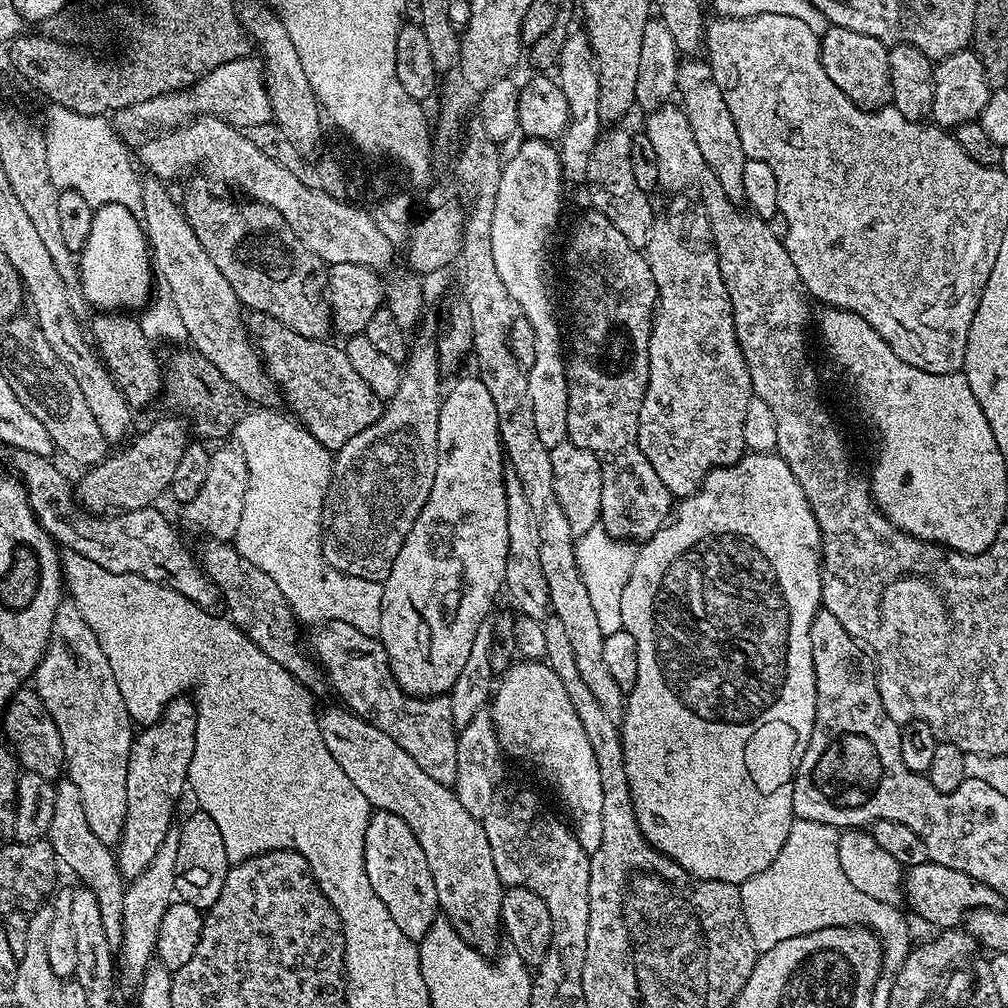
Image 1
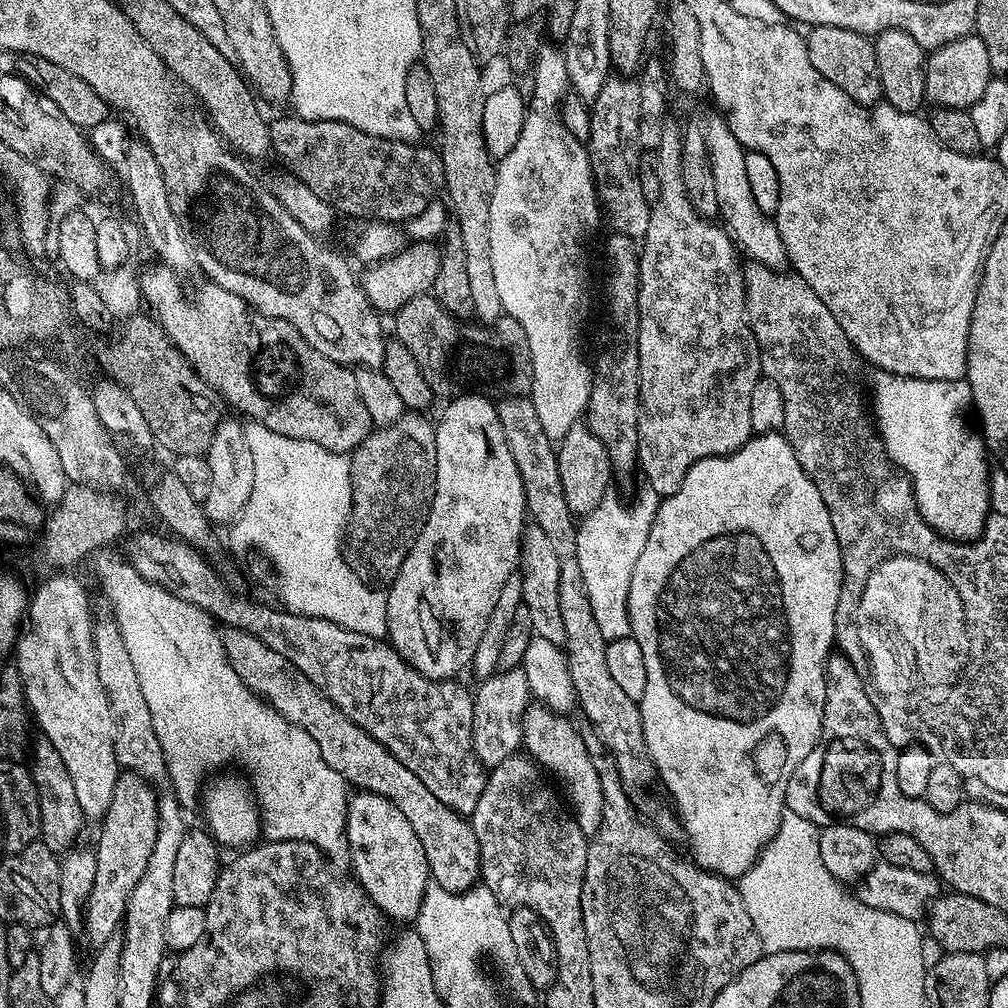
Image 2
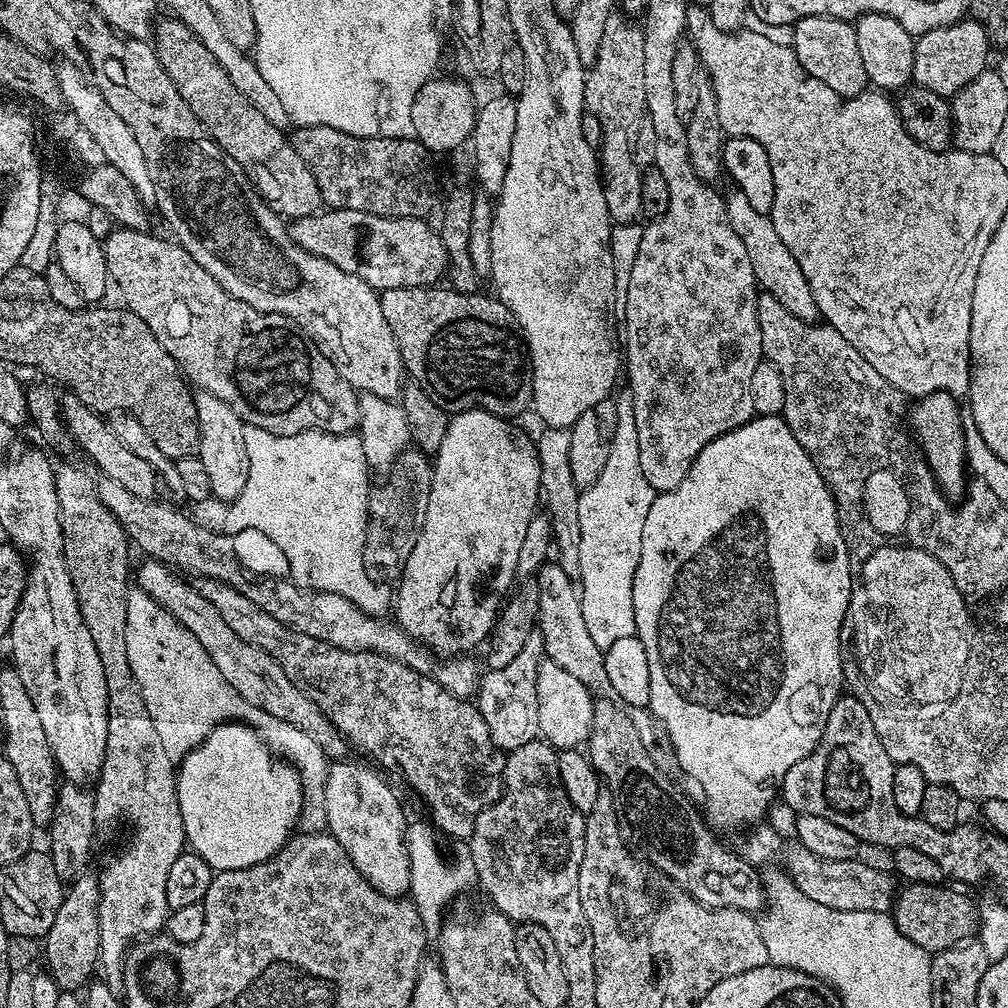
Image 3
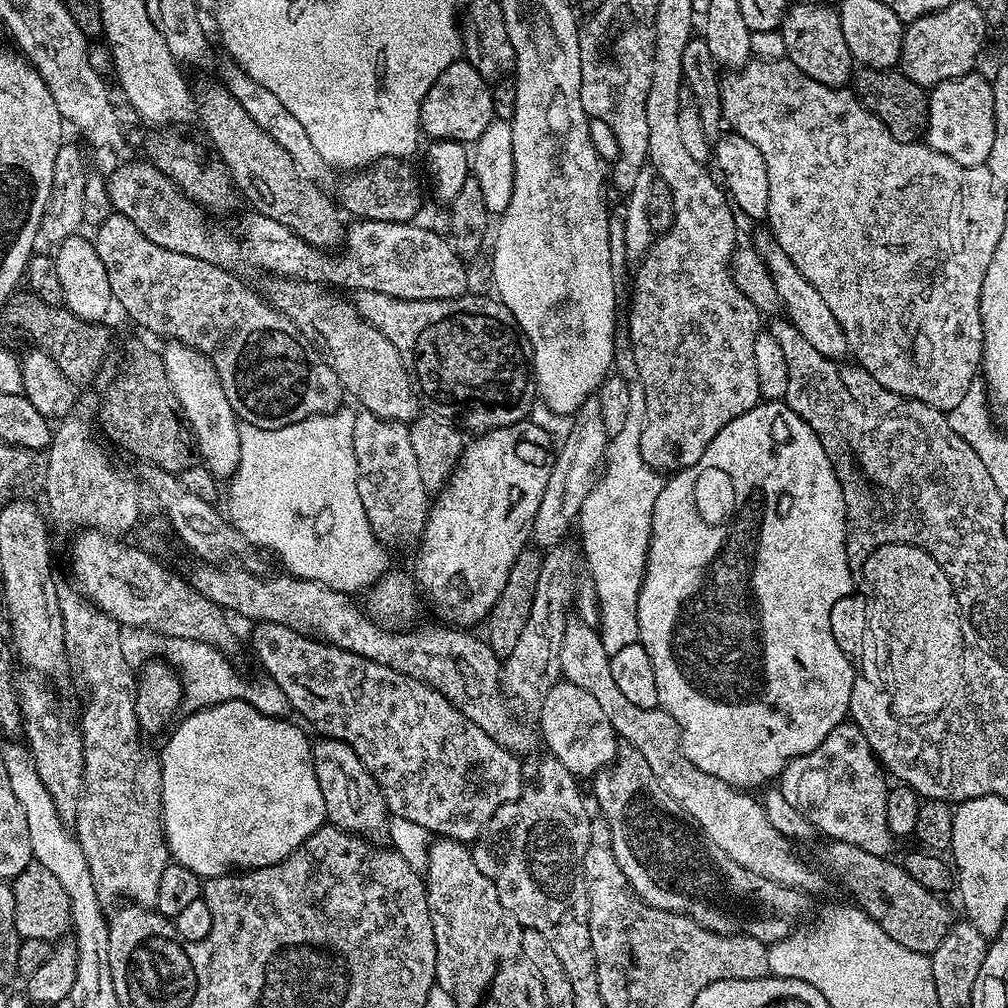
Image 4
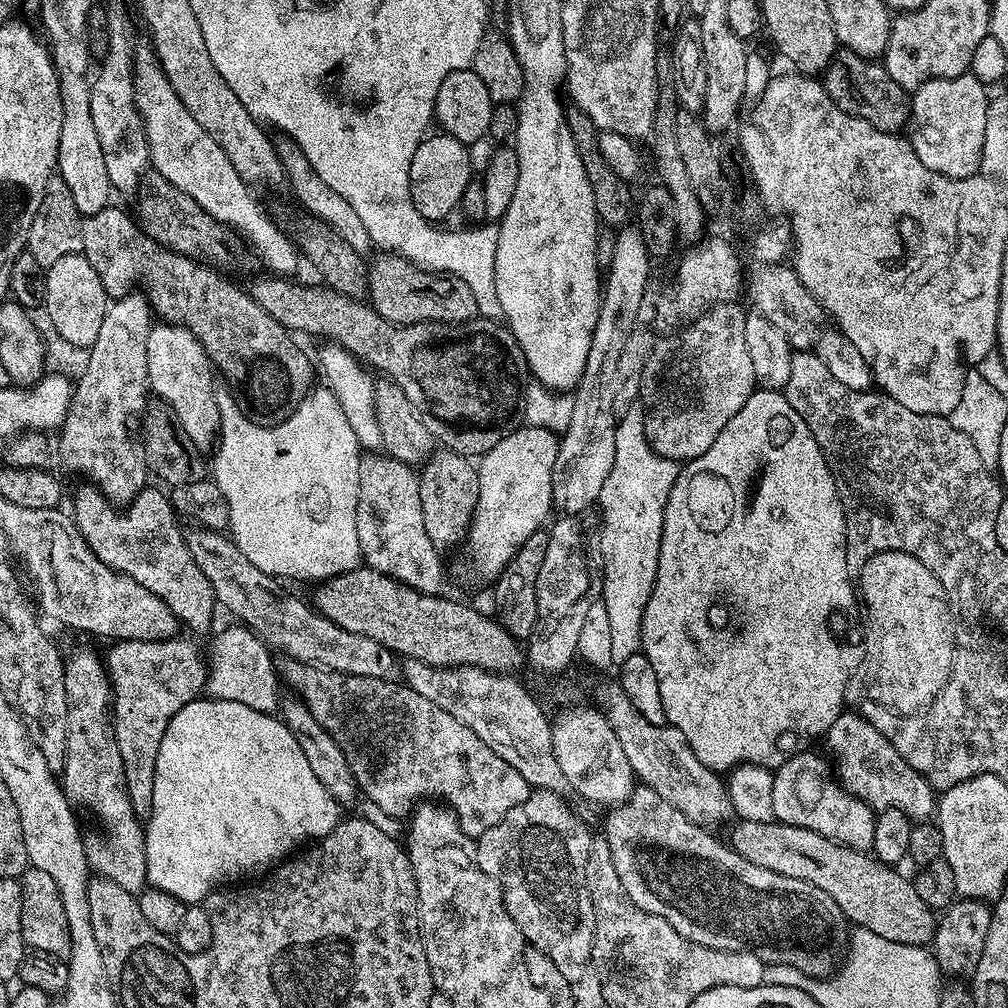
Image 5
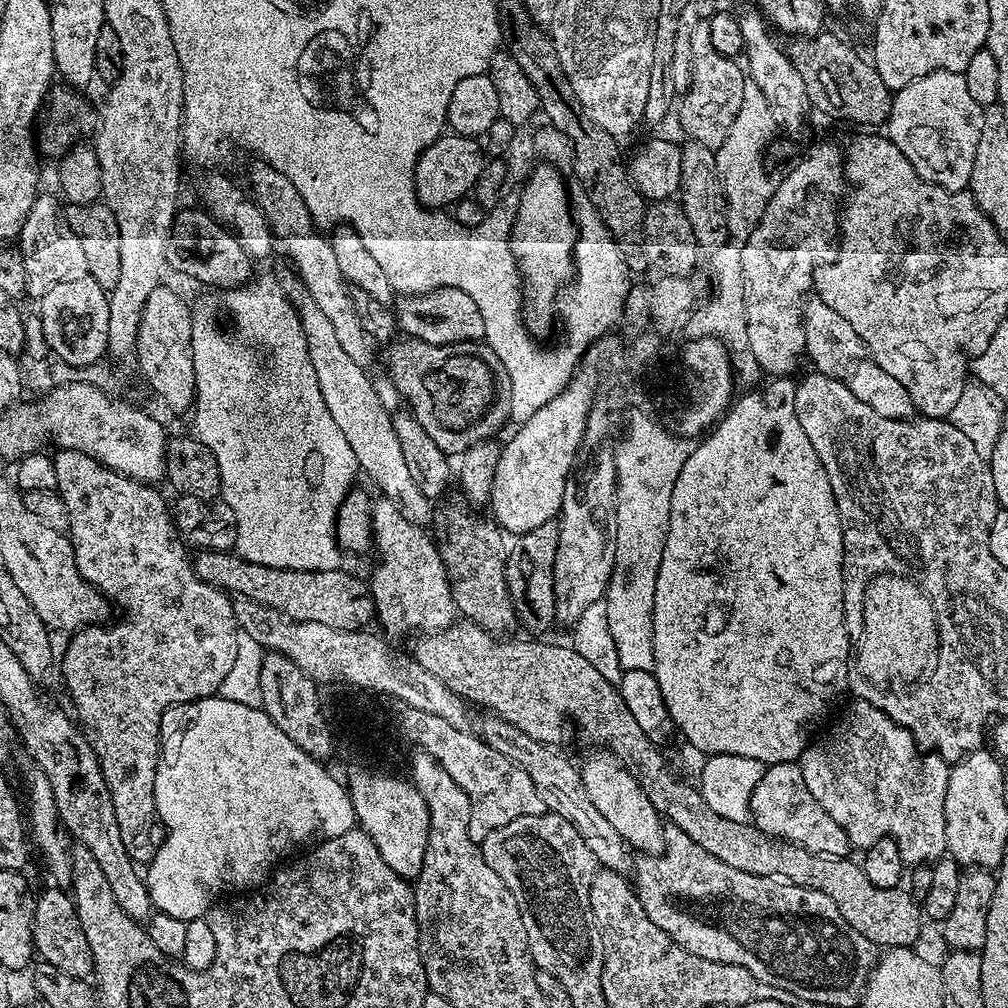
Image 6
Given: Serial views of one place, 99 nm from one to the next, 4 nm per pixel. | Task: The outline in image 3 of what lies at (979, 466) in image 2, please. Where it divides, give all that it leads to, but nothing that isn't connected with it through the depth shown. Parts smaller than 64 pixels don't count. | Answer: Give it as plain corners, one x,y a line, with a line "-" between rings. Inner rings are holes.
935,392
929,396
919,397
911,405
912,428
914,440
920,443
919,451
923,453
928,462
928,469
936,477
941,492
948,497
949,501
956,502
966,492
966,459
964,457
964,426
962,423
962,408
958,405
957,397
948,392

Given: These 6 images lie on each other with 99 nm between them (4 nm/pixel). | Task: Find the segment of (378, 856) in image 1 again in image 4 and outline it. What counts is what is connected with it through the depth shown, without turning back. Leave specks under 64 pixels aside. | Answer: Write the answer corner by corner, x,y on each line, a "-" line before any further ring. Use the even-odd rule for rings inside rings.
331,738
317,739
312,745
312,761
318,786
322,786
322,802
326,802
327,823
365,838
385,831
390,813
382,790
349,744

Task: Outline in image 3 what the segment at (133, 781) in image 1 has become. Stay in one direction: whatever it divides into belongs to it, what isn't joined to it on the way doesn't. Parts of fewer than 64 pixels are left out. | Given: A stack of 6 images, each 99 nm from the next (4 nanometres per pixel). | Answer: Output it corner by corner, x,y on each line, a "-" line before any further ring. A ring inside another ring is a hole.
81,875
65,891
54,926
50,926
48,935
42,940
42,956
45,961
48,959
46,972
66,992
83,989
100,964
100,882
95,875
88,875

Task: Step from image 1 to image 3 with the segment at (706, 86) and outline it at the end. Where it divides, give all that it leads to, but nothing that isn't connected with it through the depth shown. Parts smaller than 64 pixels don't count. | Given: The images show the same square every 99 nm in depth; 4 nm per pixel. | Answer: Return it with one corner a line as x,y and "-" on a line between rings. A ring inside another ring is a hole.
735,190
727,193
724,205
726,214
730,218
730,226
734,226
734,234
738,234
742,246
746,246
746,254
750,258
750,266
754,266
754,278
757,285
767,295
778,298
794,318
812,322
820,316
818,306
814,302
814,294
810,294
810,282
806,282
806,274
802,274
802,266
794,262
794,254
786,250
782,238
778,238
778,230
774,230
774,222
771,215
763,216
746,202
741,192

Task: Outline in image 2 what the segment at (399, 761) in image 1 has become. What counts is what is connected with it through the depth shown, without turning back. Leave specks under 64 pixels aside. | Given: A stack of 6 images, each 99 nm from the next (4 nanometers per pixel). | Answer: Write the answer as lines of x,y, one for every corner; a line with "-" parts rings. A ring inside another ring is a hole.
225,627
222,632
224,653
238,678
255,696
263,698
268,705
282,718
291,724
298,725
314,742
318,742
318,750
322,750
322,758
326,758
326,766
330,770
338,770
342,778
348,781
353,789
373,792
398,806
406,822
414,826
414,834
418,834
418,842
422,842
422,850
426,850
426,862
431,883
442,886
442,890
465,892
480,880
480,847
471,823
460,816
450,806
438,802
426,786
422,786
422,778
410,774
394,754
382,746
366,730
362,730
346,714
342,714
334,702
326,699
316,689
314,682
291,664
282,654
270,650
266,642
254,638
237,628

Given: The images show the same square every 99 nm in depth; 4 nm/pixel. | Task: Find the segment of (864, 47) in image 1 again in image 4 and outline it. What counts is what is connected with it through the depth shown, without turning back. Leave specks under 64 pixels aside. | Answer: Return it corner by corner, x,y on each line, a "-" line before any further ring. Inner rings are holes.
793,3
784,14
778,29
778,37
784,43
783,55
802,74
814,78
814,82
822,82
831,88
843,89
844,84
853,79
854,61
850,54
850,46
846,46
846,38
842,38
842,22
839,11
835,7
827,8
824,4

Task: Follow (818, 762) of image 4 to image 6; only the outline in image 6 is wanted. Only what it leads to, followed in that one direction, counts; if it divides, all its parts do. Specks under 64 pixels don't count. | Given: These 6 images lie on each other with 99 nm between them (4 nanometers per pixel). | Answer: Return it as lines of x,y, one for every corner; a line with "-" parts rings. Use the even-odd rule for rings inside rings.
799,763
767,765
762,774
762,782
754,786
750,806
752,807
751,823
774,838
789,840
820,856
844,858
849,855
848,830
838,826
838,822
834,822
830,814
826,814
826,810
818,806
814,794
806,790
806,782
802,778

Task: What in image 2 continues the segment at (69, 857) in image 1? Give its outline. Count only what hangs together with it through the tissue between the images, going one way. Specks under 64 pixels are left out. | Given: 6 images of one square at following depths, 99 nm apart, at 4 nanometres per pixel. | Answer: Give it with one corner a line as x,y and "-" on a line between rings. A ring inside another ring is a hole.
40,738
30,748
30,771
34,778
34,786
38,790
38,808
40,810
39,839
57,854
63,854
77,847
76,839
86,825
86,817
82,806
78,806
78,798
74,791
74,781
70,779
70,770
66,770
66,762
62,762
62,754
54,750
50,741

